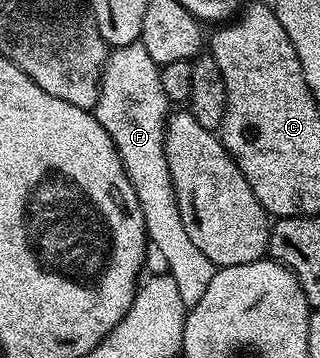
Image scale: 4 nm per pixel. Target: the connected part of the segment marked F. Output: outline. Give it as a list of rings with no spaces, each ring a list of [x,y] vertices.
[[[139,43],[116,46],[106,56],[105,67],[101,70],[101,90],[95,115],[103,131],[111,135],[111,143],[115,143],[115,151],[119,151],[123,171],[127,171],[127,179],[131,179],[135,188],[143,211],[146,238],[162,250],[168,273],[178,284],[185,307],[190,309],[202,299],[217,267],[187,235],[179,213],[165,154],[165,122],[170,112],[171,102],[163,91],[161,70],[155,59],[151,59]]]

